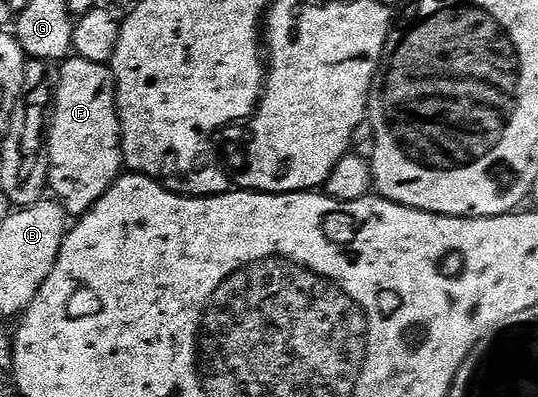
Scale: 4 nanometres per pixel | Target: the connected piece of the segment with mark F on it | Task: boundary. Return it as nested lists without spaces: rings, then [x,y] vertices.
[[[70,57],[58,67],[58,89],[54,92],[54,105],[50,116],[50,125],[46,137],[46,151],[50,154],[50,177],[48,180],[49,190],[52,192],[53,198],[62,204],[62,208],[66,210],[67,216],[81,217],[87,211],[91,211],[96,205],[96,201],[100,201],[100,197],[104,197],[104,193],[108,193],[108,189],[118,180],[119,175],[124,171],[124,160],[122,157],[122,126],[118,120],[118,87],[114,83],[113,70],[105,63],[97,63],[96,61],[84,61],[77,57]]]

